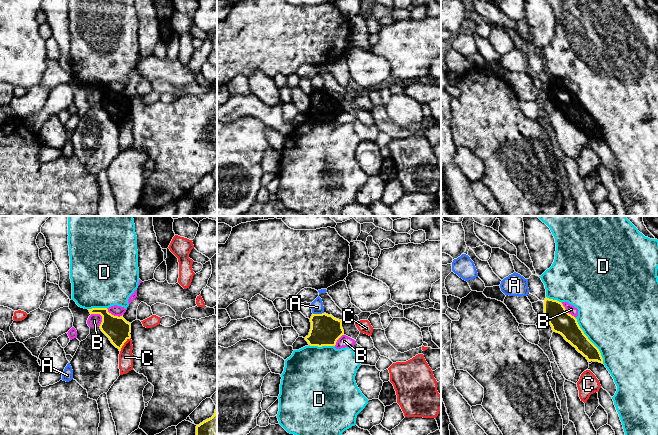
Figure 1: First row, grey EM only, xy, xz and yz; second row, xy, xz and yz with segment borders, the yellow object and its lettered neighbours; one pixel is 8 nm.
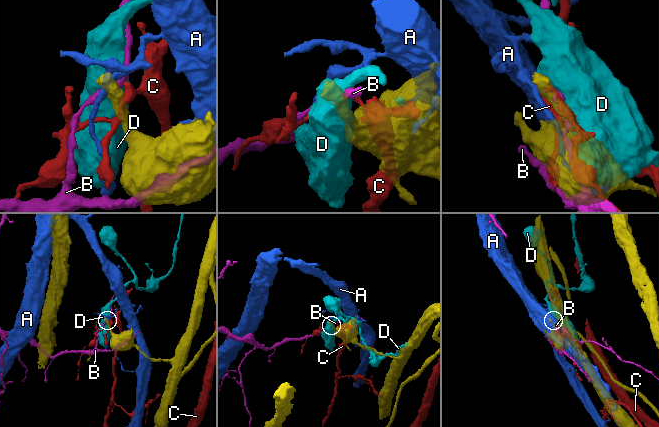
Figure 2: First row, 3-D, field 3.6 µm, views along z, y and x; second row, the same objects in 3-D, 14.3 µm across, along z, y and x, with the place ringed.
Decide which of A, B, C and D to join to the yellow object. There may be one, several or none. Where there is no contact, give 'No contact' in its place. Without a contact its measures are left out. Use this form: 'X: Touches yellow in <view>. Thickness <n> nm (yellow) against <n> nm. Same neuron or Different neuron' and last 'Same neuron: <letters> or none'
A: Touches yellow in xz. Thickness 240 nm (yellow) against 100 nm. Different neuron
B: Touches yellow in xy. Thickness 200 nm (yellow) against 110 nm. Different neuron
C: Touches yellow in xy. Thickness 200 nm (yellow) against 110 nm. Different neuron
D: Touches yellow in yz. Thickness 180 nm (yellow) against 500 nm. Different neuron
Same neuron: none

